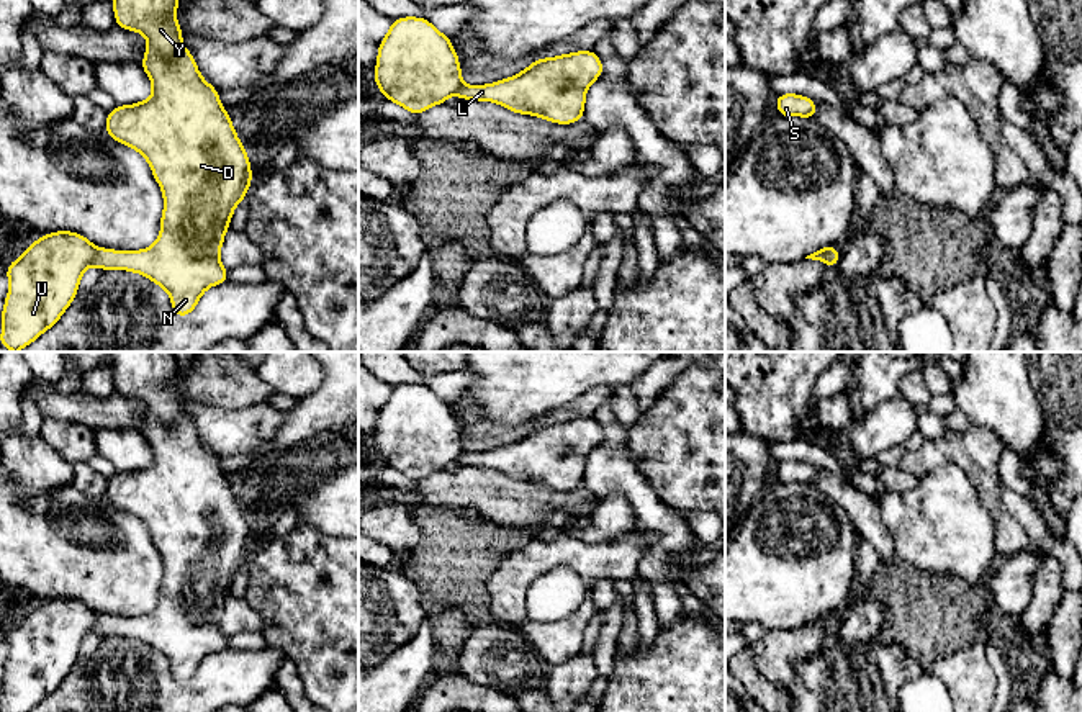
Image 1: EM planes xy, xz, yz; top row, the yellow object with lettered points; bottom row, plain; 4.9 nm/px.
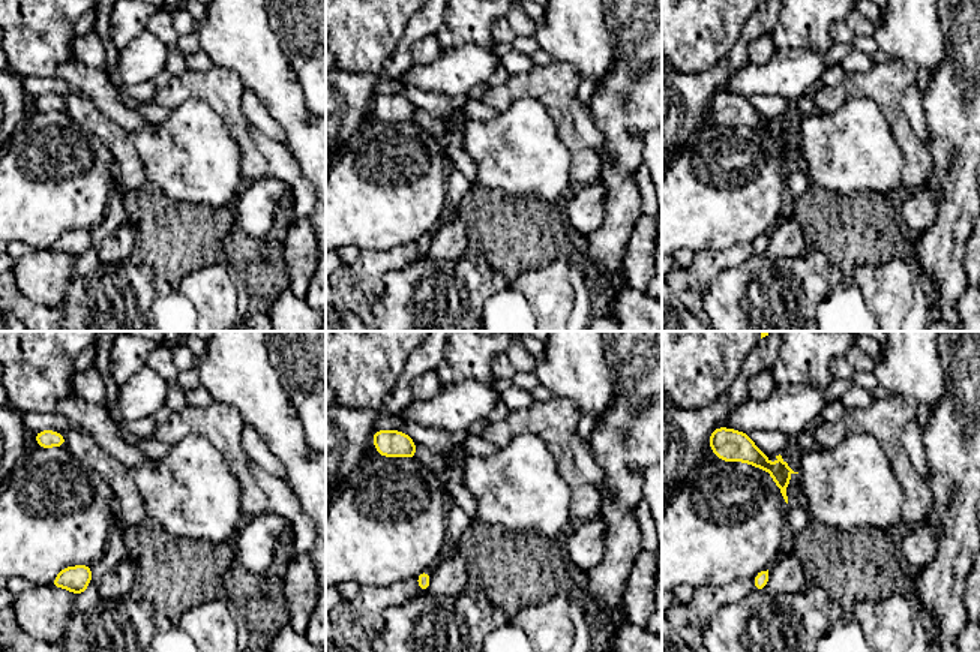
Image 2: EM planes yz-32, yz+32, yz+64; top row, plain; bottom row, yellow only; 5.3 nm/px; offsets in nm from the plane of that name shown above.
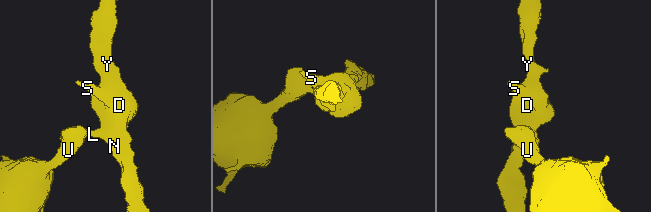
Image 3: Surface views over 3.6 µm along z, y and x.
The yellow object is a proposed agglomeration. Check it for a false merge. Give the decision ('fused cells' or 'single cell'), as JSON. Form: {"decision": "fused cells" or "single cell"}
{"decision": "fused cells"}

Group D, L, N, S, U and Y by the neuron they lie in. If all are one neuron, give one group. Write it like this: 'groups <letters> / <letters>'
groups D L N S Y / U

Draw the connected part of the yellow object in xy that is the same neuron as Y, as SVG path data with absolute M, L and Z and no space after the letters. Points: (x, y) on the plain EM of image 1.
M175 352L110 354L116 391L147 406L139 432L151 445L152 462L106 480L105 498L149 529L164 561L164 578L160 601L152 612L142 617L101 614L93 632L100 637L118 635L144 642L169 660L174 679L185 684L210 653L228 648L229 637L219 629L221 612L234 575L246 565L254 547L250 527L218 457L201 444L192 419L183 414Z

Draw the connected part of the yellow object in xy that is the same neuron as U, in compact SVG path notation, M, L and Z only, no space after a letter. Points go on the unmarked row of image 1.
M70 597L49 599L34 607L7 633L10 655L5 665L0 712L29 712L51 696L77 663L82 640L93 632L98 614Z

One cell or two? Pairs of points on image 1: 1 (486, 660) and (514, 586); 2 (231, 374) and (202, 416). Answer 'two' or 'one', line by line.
1: two
2: two

